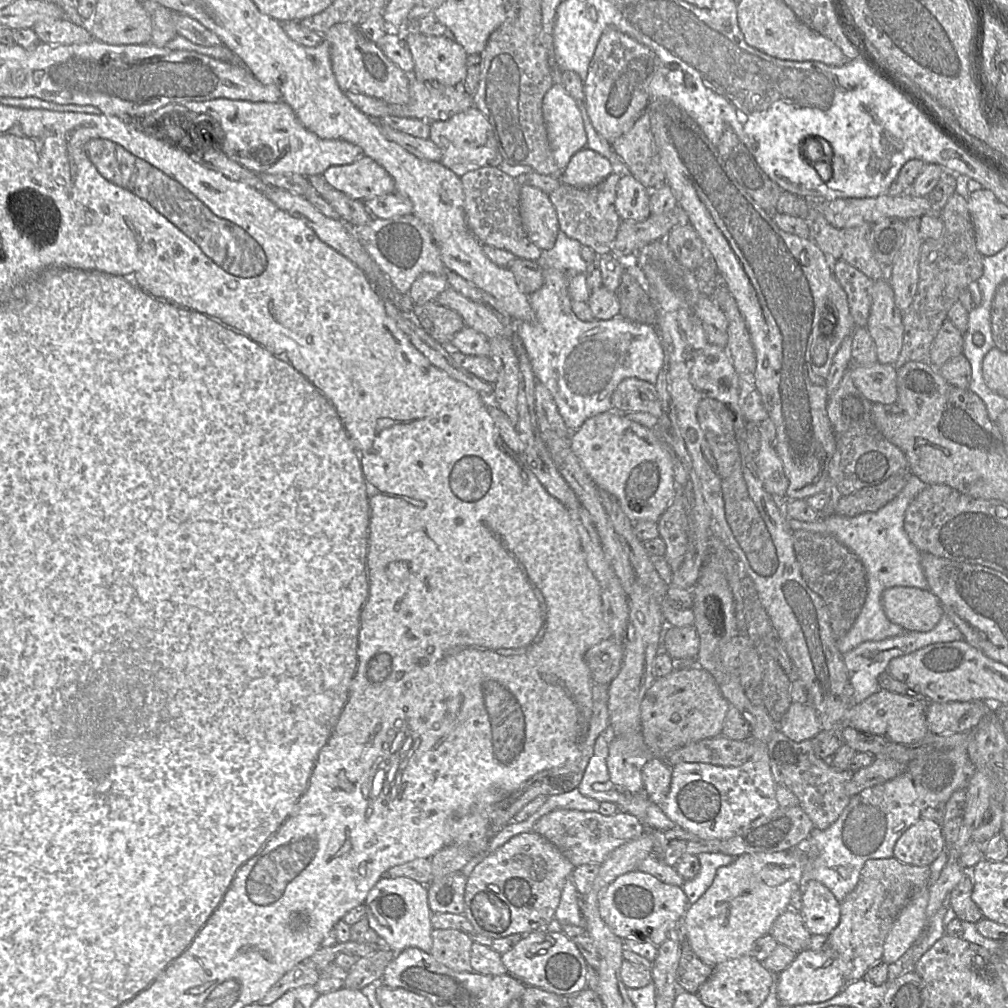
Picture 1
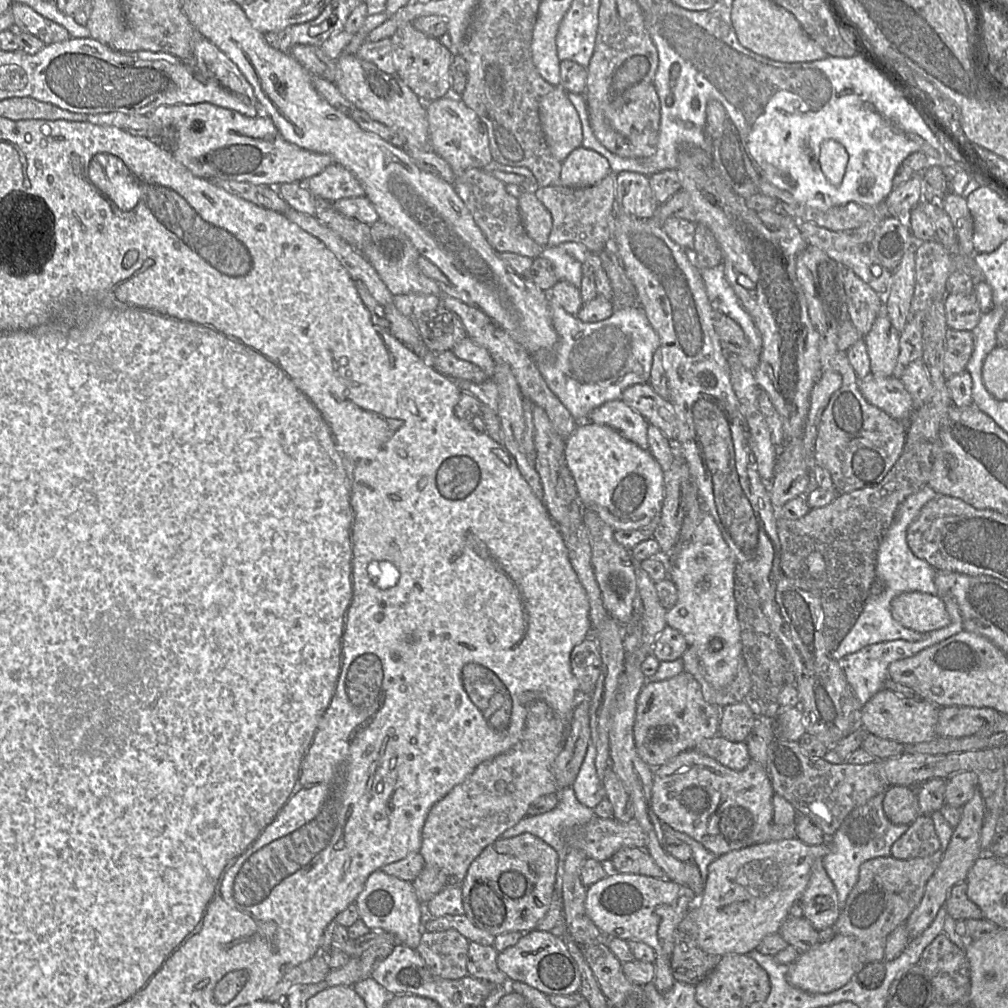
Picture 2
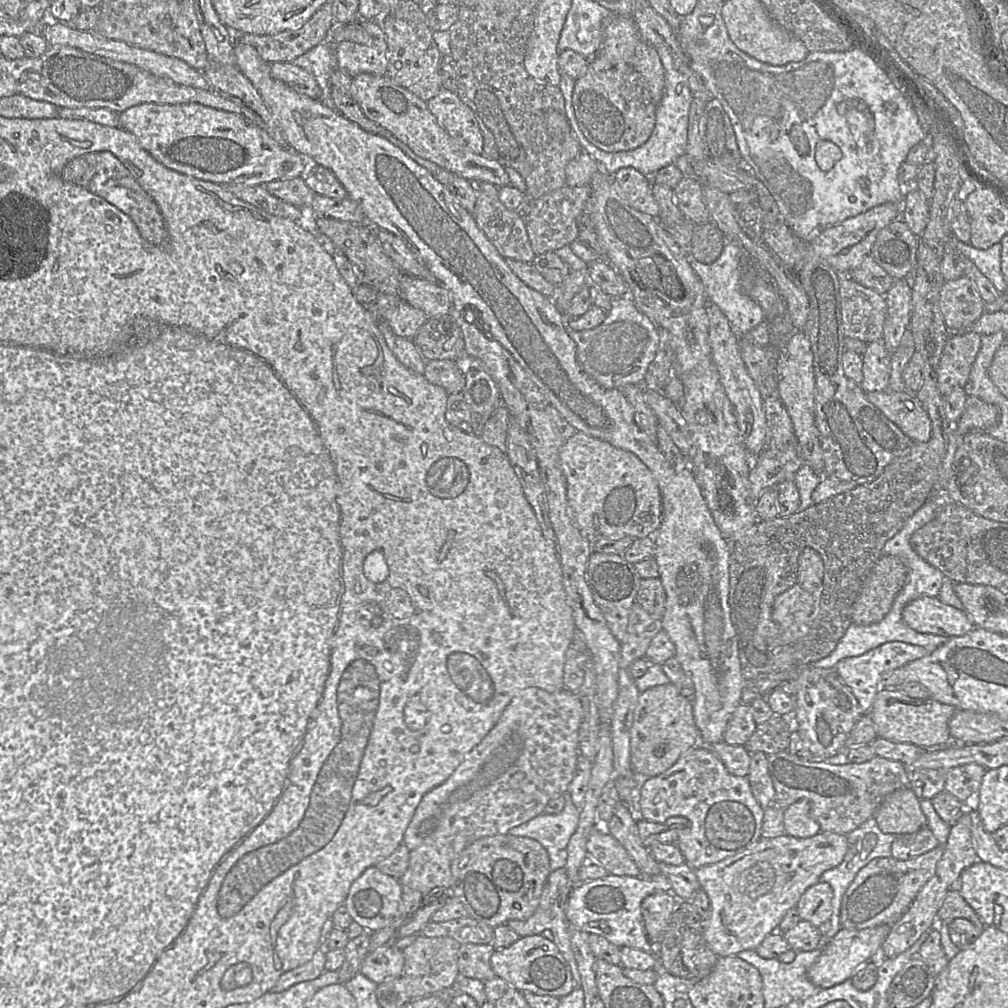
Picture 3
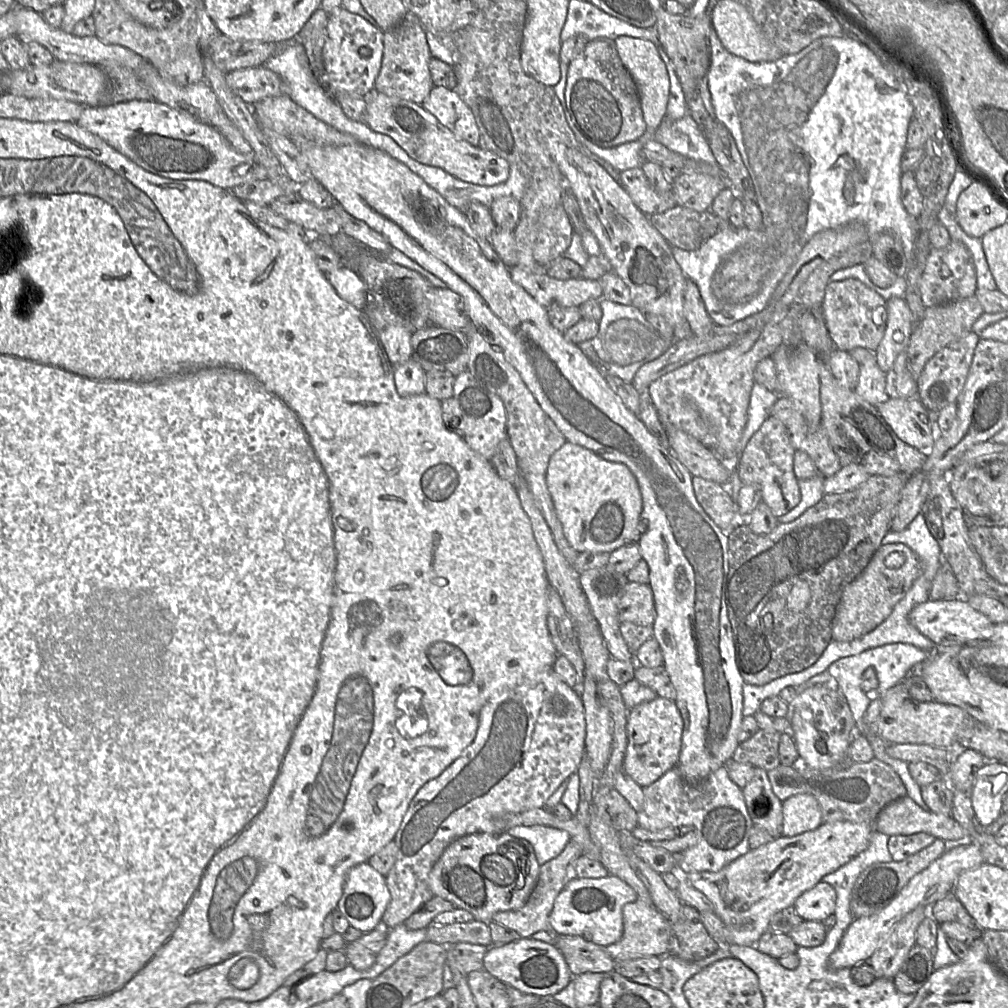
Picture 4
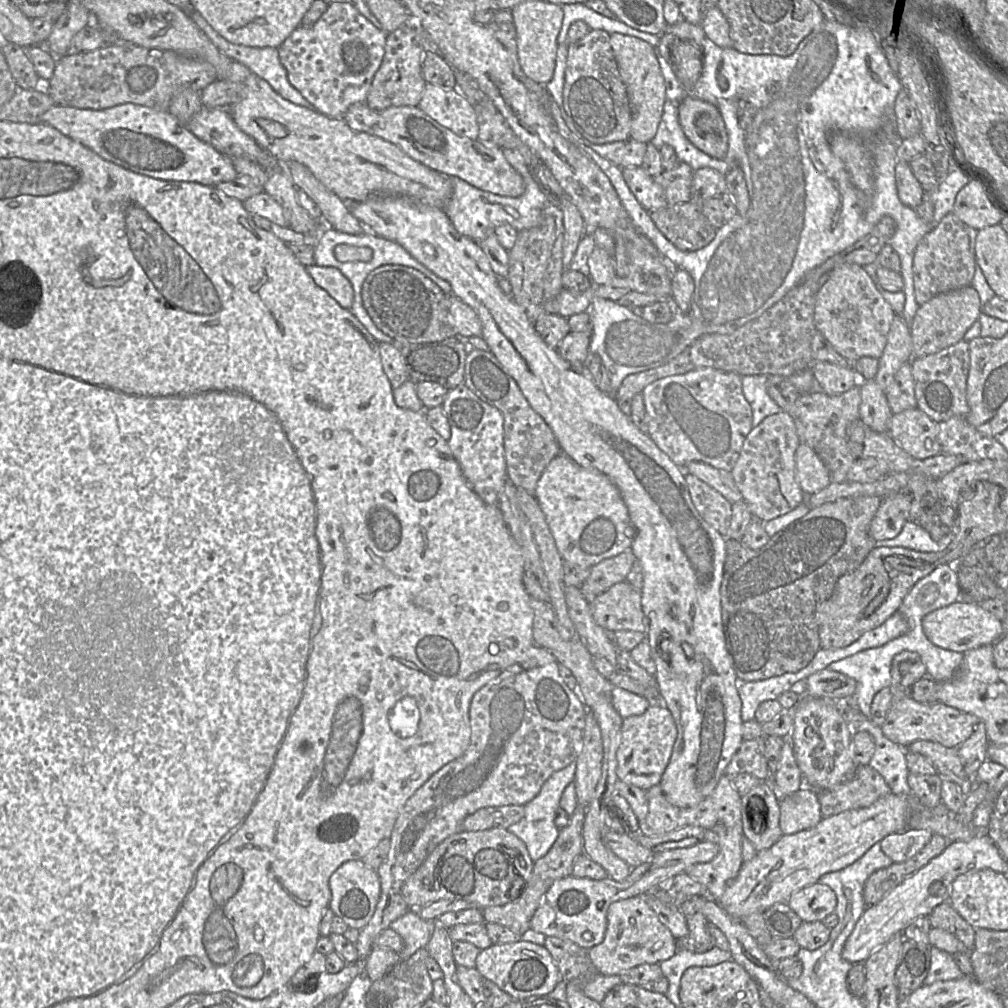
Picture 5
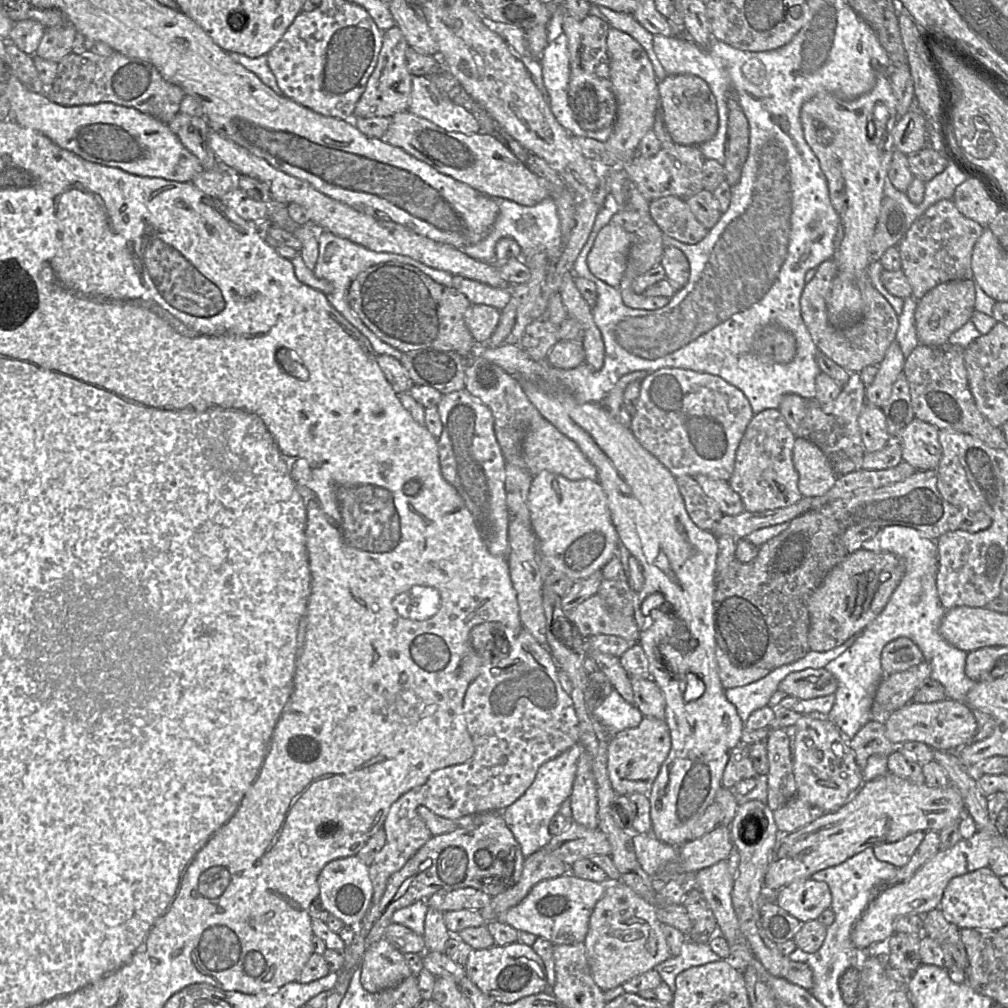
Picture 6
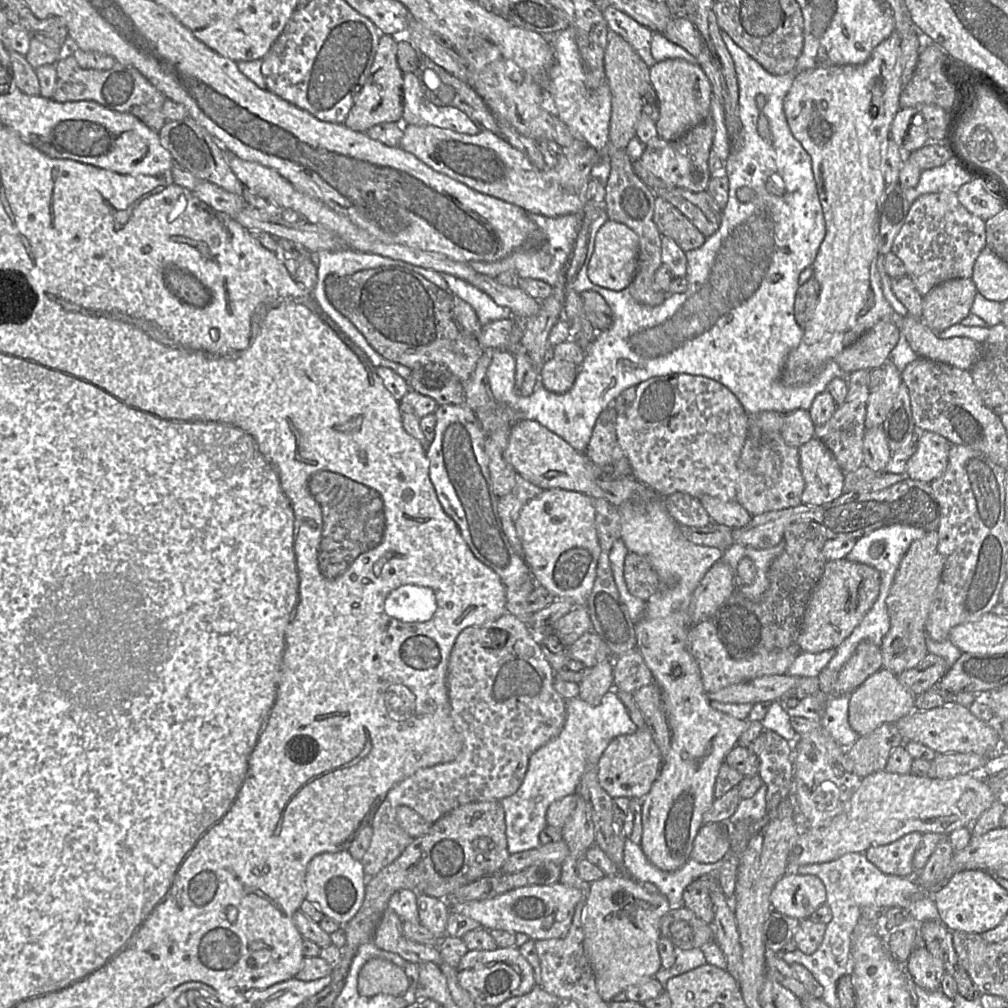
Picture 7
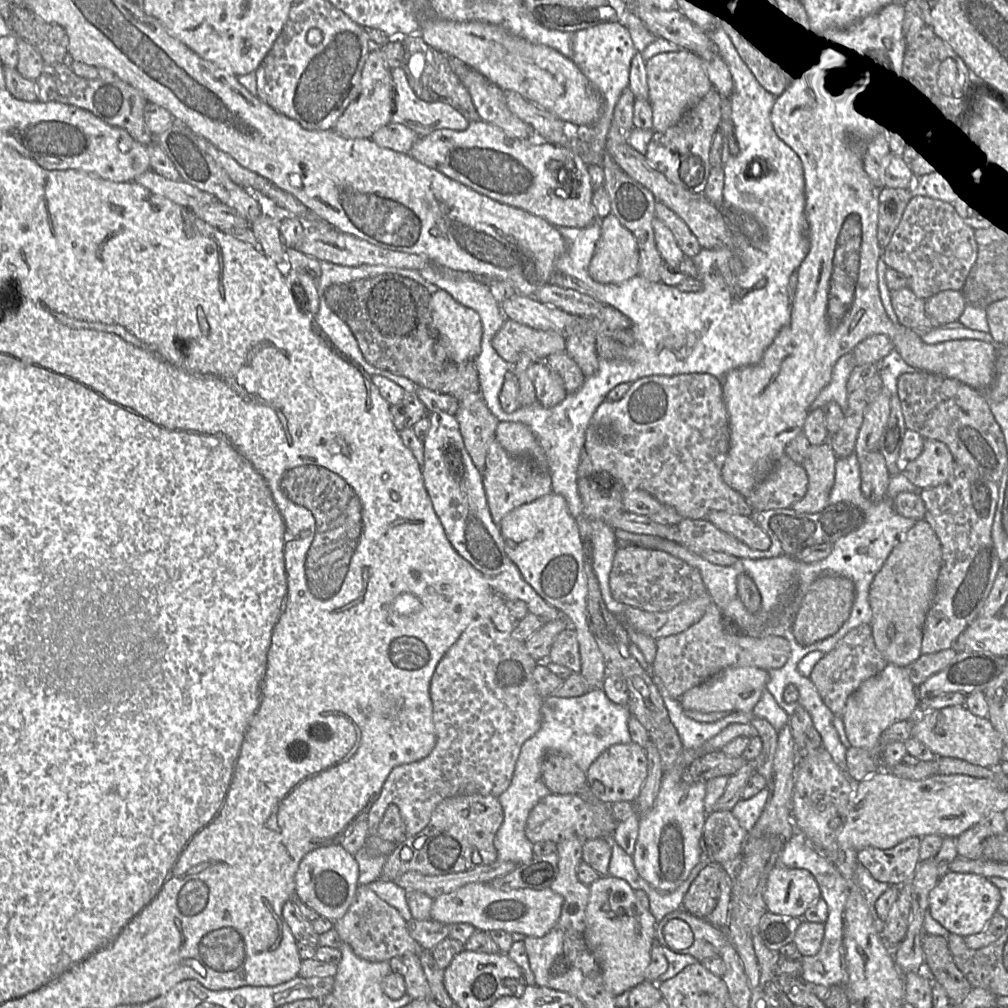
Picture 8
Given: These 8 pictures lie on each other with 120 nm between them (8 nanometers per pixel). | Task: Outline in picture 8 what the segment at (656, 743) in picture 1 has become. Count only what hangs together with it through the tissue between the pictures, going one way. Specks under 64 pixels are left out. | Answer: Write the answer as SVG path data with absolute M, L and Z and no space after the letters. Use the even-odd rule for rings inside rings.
M634 742L614 744L597 757L585 774L590 790L600 801L606 804L629 801L635 804L647 777L645 748Z

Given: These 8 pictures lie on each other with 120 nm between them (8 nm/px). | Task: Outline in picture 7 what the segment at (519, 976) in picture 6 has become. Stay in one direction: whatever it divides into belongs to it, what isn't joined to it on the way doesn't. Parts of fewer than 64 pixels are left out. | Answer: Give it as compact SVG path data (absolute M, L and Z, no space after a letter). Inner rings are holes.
M516 946L493 951L468 950L456 969L459 984L478 1007L498 1006L509 998L529 993L536 986L533 968Z

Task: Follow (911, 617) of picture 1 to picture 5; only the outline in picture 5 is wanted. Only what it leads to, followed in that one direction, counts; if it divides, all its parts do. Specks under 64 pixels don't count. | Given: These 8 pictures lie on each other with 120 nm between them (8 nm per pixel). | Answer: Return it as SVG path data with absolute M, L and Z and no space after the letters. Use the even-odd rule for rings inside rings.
M969 599L958 601L937 609L922 619L922 628L927 638L936 646L964 653L987 644L994 644L1003 635L1003 622Z

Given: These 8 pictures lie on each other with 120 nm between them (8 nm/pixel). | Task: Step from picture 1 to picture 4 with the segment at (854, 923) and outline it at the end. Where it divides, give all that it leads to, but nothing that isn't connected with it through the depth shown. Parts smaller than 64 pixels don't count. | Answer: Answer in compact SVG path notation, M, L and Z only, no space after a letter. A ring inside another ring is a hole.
M935 838L932 844L906 857L901 861L874 863L867 867L857 878L850 899L850 910L854 918L872 915L889 904L917 873L941 856L948 848L942 839Z

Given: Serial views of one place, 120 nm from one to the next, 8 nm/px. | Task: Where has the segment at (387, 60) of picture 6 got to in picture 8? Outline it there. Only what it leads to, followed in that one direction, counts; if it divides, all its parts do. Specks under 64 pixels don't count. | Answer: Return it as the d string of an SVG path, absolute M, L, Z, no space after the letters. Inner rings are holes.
M374 47L361 74L360 90L335 123L333 130L345 138L371 138L374 132L391 122L394 110L394 90L391 69L380 47Z

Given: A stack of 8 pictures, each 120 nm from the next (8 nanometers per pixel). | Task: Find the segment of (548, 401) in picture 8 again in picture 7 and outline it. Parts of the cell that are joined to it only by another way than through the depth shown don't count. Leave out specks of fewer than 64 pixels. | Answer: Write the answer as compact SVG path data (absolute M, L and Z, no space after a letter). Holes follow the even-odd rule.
M549 354L540 370L540 382L548 391L562 394L573 387L578 371L579 367L574 363Z

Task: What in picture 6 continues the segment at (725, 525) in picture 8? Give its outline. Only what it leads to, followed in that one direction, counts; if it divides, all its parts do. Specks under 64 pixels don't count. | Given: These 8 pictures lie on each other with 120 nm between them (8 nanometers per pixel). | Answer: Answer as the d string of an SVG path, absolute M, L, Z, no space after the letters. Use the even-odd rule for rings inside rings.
M702 474L693 478L703 492L717 503L723 515L734 516L744 512L744 506L739 495L727 481L712 479Z

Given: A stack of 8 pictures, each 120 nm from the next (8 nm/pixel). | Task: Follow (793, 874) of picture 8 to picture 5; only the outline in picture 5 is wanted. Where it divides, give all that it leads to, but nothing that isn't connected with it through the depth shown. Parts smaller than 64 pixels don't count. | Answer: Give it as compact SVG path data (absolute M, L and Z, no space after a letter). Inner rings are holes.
M816 882L794 892L787 904L803 922L822 921L835 912L837 898L831 887Z

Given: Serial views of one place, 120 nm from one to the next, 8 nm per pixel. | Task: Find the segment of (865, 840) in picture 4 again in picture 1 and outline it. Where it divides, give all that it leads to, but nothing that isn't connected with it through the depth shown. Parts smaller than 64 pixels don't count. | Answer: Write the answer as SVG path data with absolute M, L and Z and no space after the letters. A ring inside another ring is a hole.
M803 846L778 852L755 852L737 856L729 865L717 869L711 886L695 903L689 905L682 921L684 939L701 960L714 967L751 954L755 941L769 934L773 922L789 908L792 894L802 889L802 877Z

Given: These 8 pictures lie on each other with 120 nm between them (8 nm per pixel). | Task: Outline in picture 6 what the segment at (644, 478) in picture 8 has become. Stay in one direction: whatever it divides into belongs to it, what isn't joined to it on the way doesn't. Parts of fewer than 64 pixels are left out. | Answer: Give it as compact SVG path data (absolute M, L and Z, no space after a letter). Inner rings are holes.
M661 369L640 383L637 411L630 430L640 445L656 457L675 477L702 474L712 479L730 479L736 451L754 414L745 395L722 378L685 369Z

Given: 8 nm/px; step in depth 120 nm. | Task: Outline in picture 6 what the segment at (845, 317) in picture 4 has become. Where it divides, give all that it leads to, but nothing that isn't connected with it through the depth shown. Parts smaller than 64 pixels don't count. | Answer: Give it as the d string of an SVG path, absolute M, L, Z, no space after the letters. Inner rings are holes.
M826 260L816 268L813 278L806 283L800 297L801 316L813 343L820 352L849 373L860 373L863 368L879 365L883 360L888 347L896 339L899 316L875 289L867 273L863 273L856 278L863 300L862 318L856 324L844 329L833 327L828 320L826 301L837 272L833 260Z

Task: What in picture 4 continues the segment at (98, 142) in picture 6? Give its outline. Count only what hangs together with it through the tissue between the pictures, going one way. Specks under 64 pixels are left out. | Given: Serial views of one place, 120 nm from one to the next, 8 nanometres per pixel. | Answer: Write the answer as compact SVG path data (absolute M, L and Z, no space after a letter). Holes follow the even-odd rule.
M154 99L130 100L106 106L84 107L76 124L100 137L116 151L126 156L144 170L173 180L203 180L222 189L257 180L267 180L267 170L260 165L253 154L235 151L212 125L202 123L190 114L171 108Z

